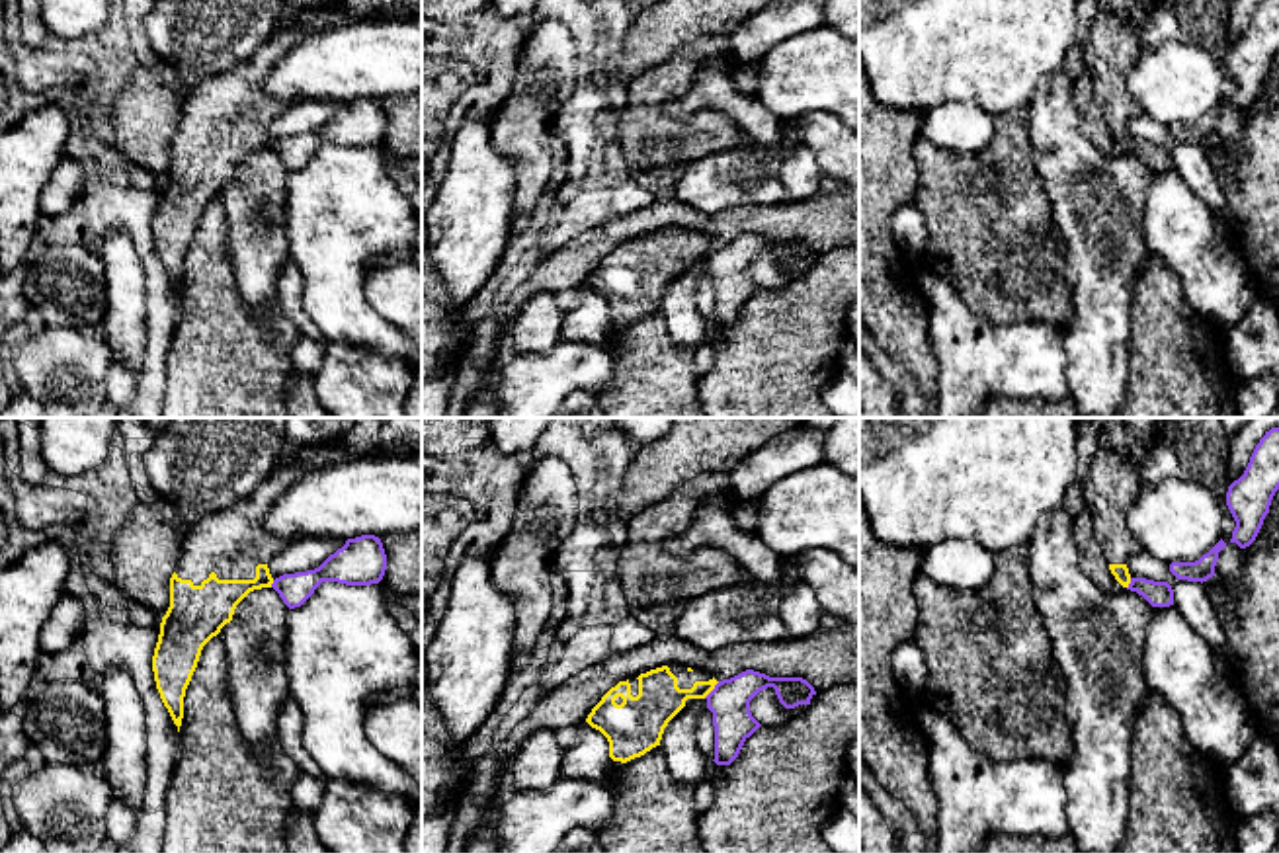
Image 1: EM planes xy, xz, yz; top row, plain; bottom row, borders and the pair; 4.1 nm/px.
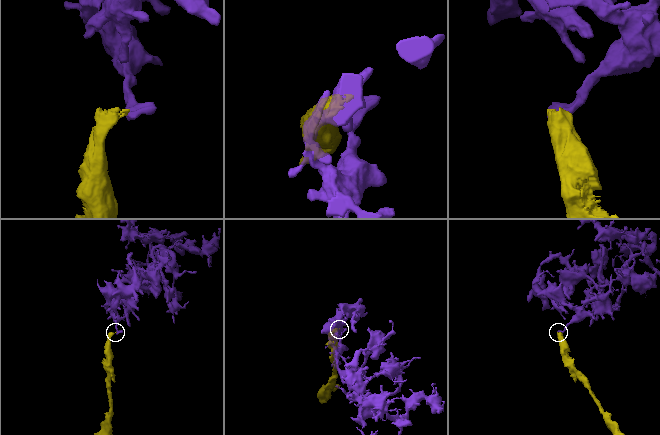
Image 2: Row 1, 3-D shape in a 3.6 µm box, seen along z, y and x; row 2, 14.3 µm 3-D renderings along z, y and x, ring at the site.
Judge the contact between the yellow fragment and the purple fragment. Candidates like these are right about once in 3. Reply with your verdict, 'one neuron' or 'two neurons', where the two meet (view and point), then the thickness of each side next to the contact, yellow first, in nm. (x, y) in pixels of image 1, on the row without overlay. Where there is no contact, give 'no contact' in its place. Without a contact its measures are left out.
two neurons | xz (711, 252) | 180/170 nm

